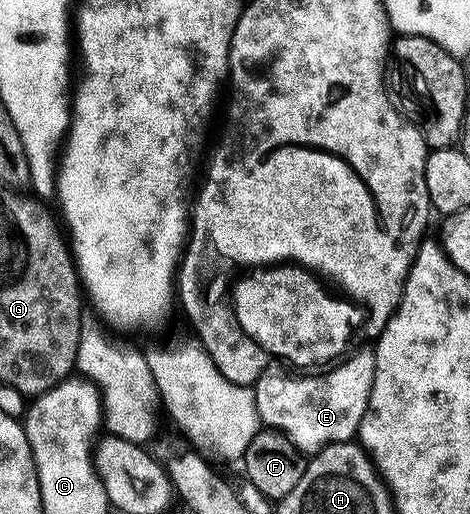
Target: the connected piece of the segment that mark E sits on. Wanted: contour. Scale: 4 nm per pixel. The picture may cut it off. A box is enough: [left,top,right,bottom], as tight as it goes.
[253,348,375,452]

